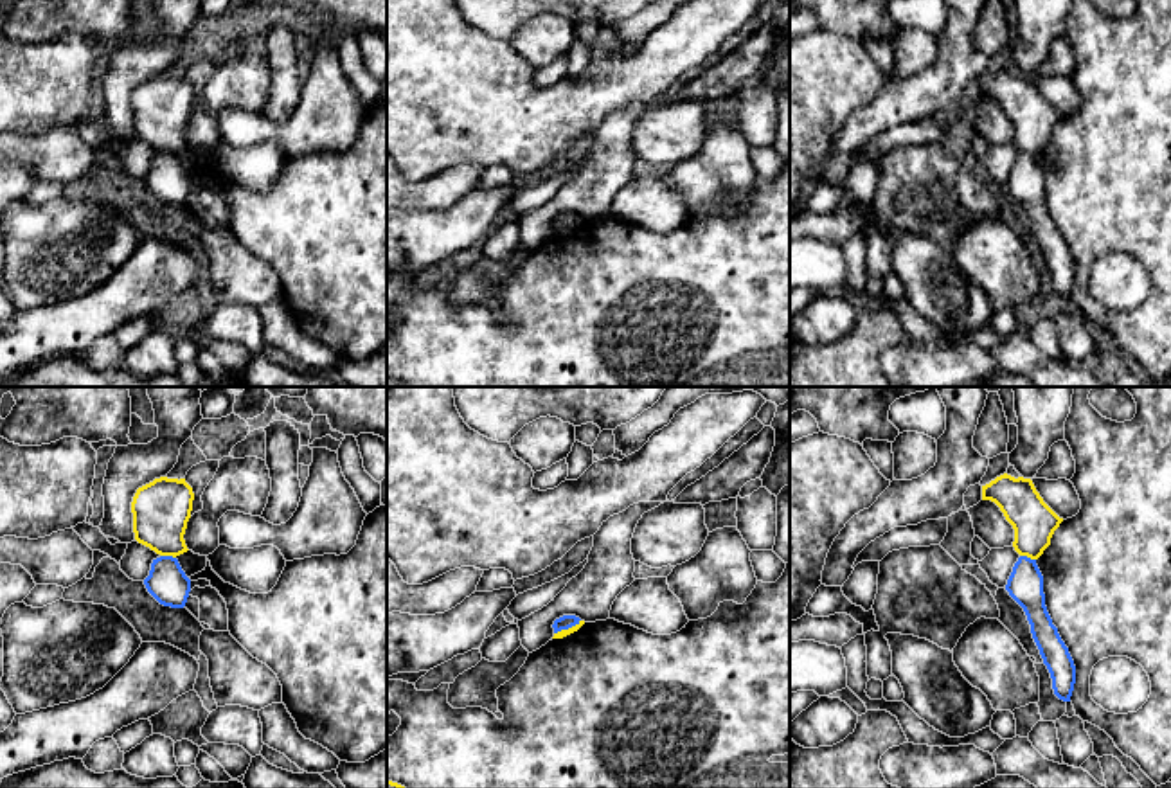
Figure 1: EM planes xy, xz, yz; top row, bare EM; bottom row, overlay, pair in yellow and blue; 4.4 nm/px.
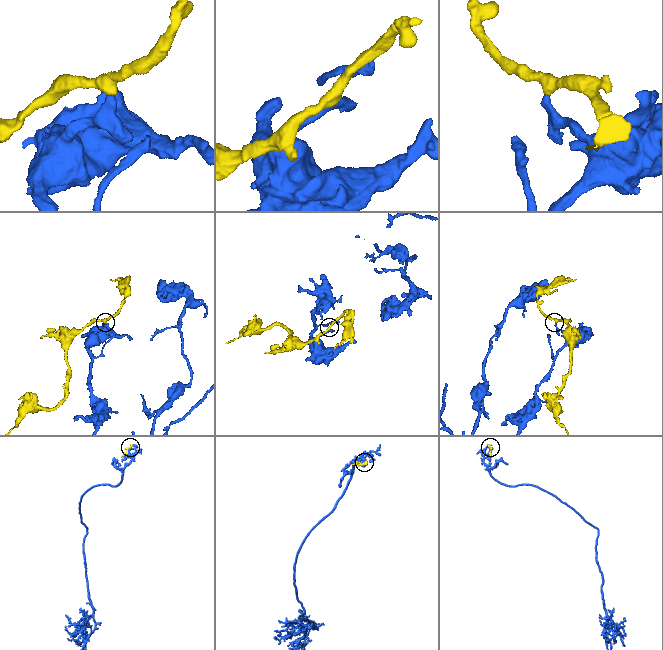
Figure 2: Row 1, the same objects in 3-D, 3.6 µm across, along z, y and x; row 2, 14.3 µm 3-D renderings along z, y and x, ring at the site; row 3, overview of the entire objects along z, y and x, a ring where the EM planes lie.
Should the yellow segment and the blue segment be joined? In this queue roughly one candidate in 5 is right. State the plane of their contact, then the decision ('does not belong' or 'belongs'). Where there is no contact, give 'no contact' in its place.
contact in xz; does not belong

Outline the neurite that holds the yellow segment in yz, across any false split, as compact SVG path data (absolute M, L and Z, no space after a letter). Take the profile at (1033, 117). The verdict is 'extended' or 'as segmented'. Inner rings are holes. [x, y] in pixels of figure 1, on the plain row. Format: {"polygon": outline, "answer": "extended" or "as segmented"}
{"polygon": "M1007 70L982 83L982 97L995 99L1015 126L1013 144L1020 153L1038 157L1050 142L1059 115L1040 94L1031 76Z", "answer": "as segmented"}

